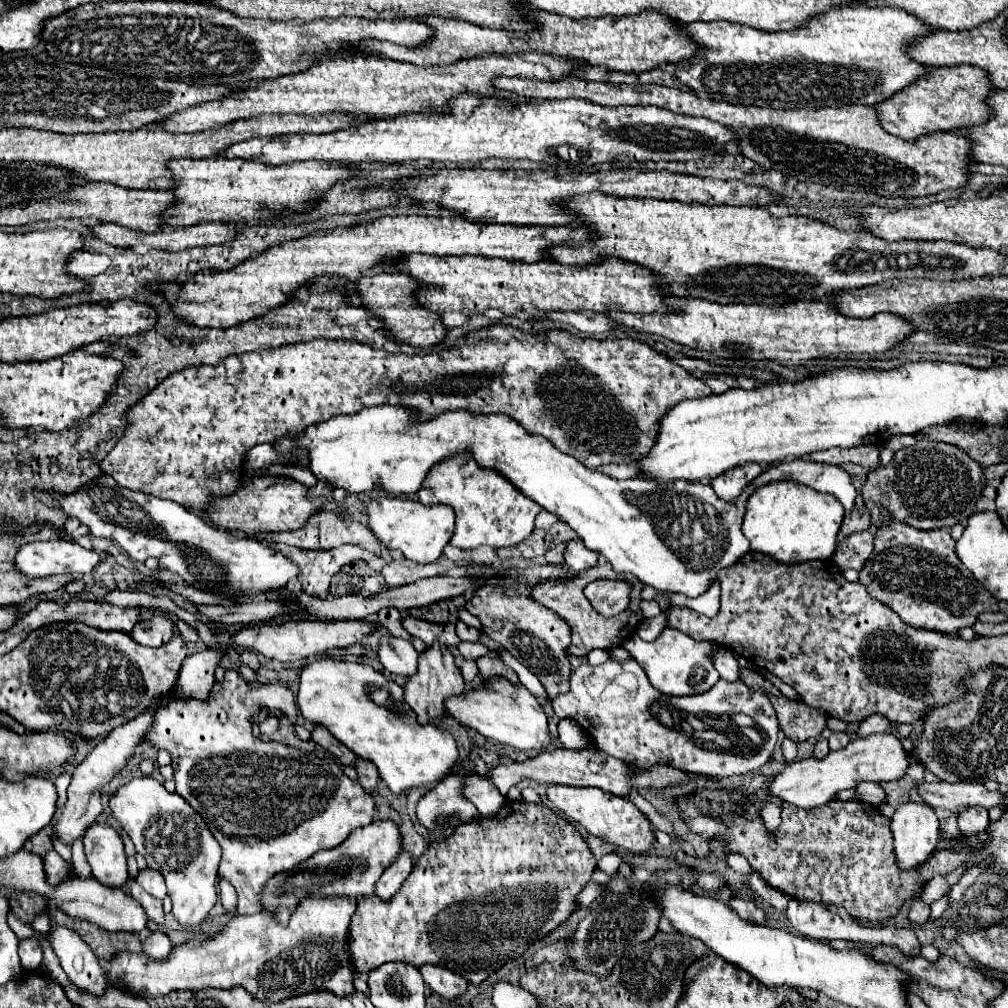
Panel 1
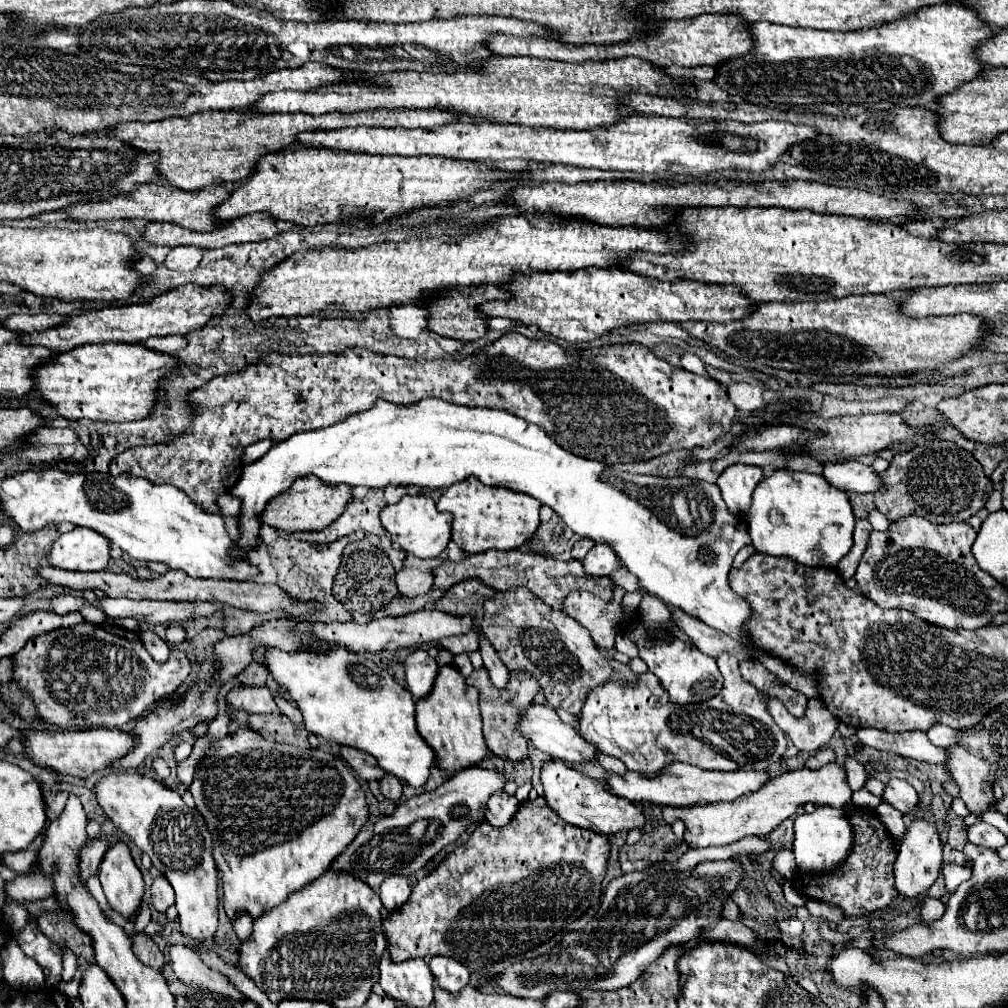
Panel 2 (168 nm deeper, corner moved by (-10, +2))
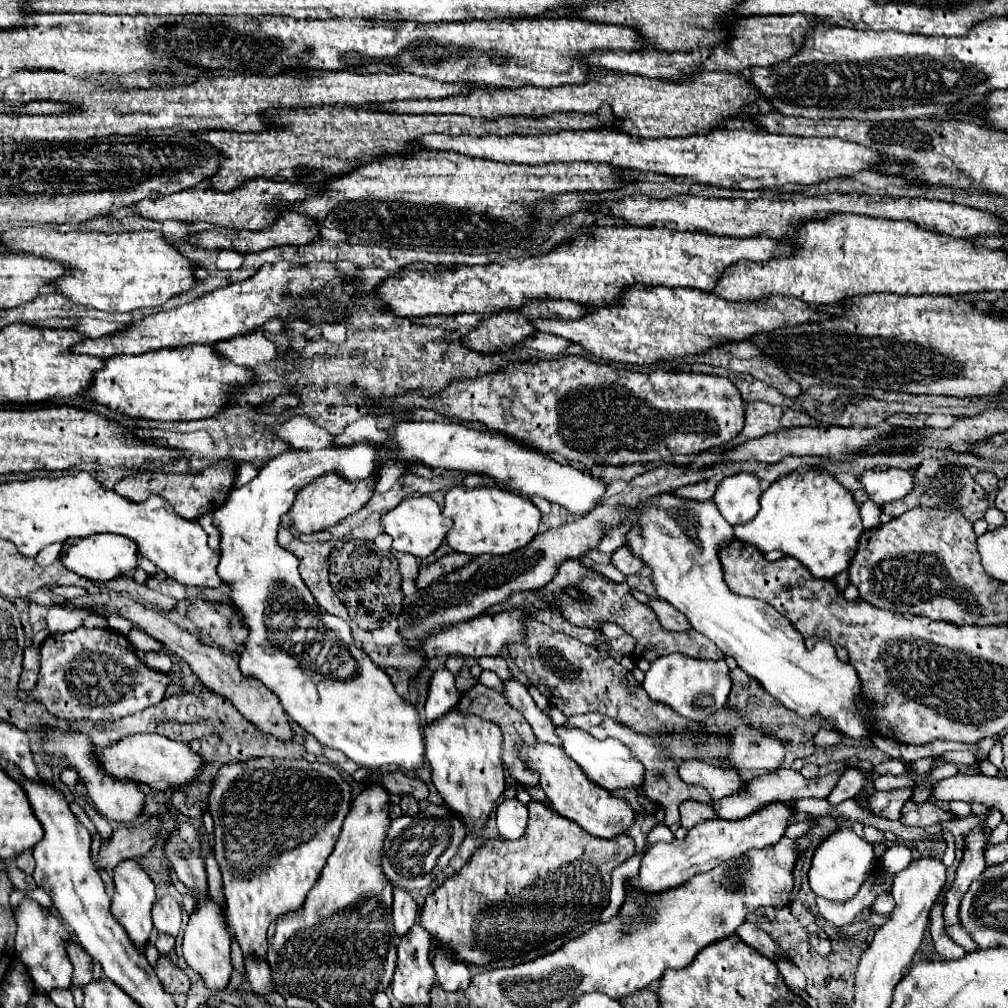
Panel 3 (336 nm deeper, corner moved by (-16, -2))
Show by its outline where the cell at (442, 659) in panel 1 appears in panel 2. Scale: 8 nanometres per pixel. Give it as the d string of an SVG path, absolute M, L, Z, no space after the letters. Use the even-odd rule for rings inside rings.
M442 666L442 674L438 674L438 682L430 698L422 698L422 702L416 702L416 728L424 742L434 750L436 768L444 778L450 778L460 770L478 766L488 756L478 708L478 690L466 686L466 678L454 666Z

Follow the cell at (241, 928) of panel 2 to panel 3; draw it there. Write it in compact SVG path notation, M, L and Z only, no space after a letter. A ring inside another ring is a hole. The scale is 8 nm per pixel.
M244 958L246 964L246 978L252 984L254 992L268 992L268 990L260 990L270 988L272 986L272 978L270 978L270 968L266 962L260 962L260 958Z

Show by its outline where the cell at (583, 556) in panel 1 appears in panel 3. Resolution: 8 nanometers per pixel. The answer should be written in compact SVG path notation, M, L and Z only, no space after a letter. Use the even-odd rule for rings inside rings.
M622 546L620 550L616 550L616 554L612 554L612 564L614 564L622 574L626 574L626 576L638 574L638 572L642 570L642 566L644 566L626 546Z

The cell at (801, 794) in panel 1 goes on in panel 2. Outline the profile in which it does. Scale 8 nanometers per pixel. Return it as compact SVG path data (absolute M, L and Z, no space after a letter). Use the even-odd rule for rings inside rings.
M830 762L820 770L800 768L788 774L778 776L778 782L770 782L758 790L758 794L746 794L734 802L718 802L706 806L690 806L690 808L670 808L662 806L662 814L666 820L682 820L686 826L684 844L688 848L706 848L706 846L726 846L744 836L768 836L772 830L780 826L786 818L794 816L796 810L812 802L816 806L832 806L842 808L850 800L850 788L846 782L846 770L838 764Z

